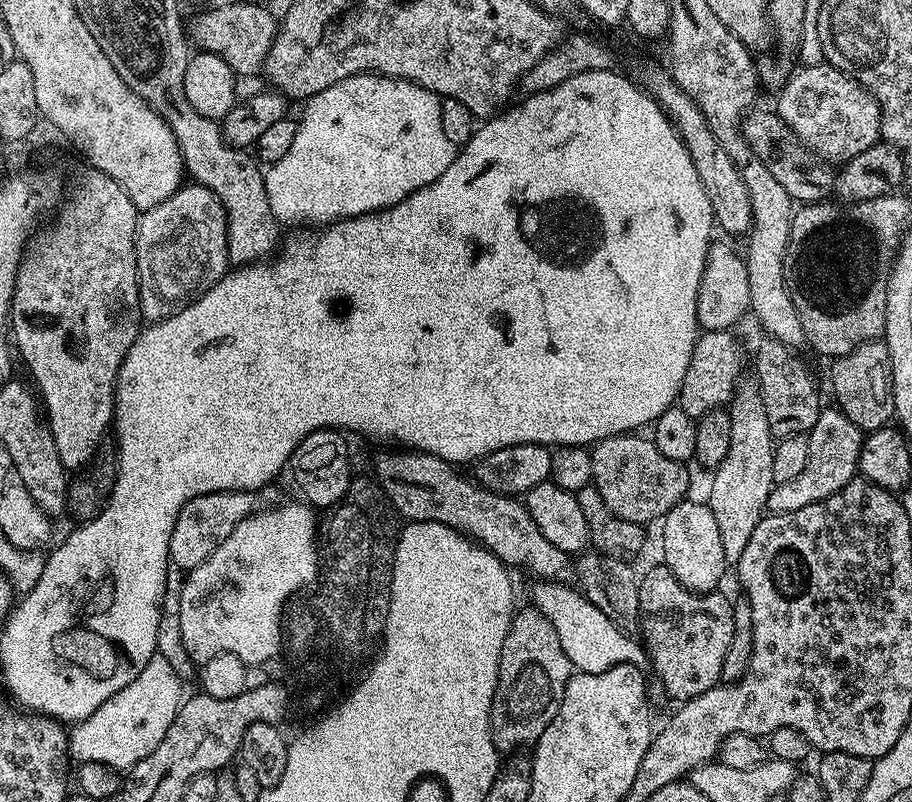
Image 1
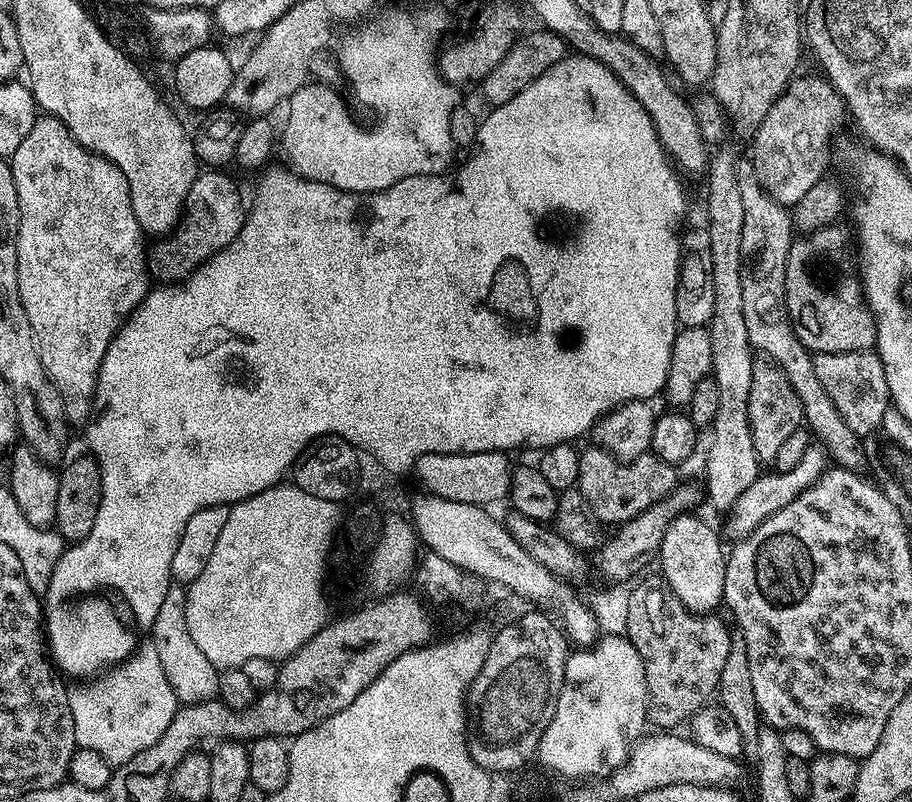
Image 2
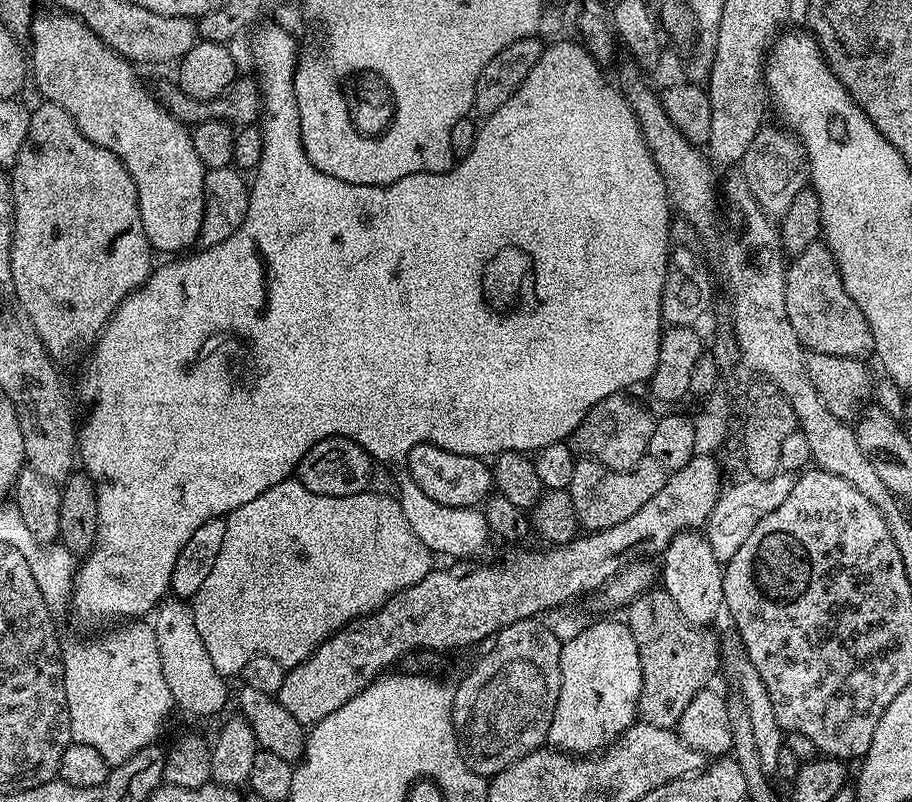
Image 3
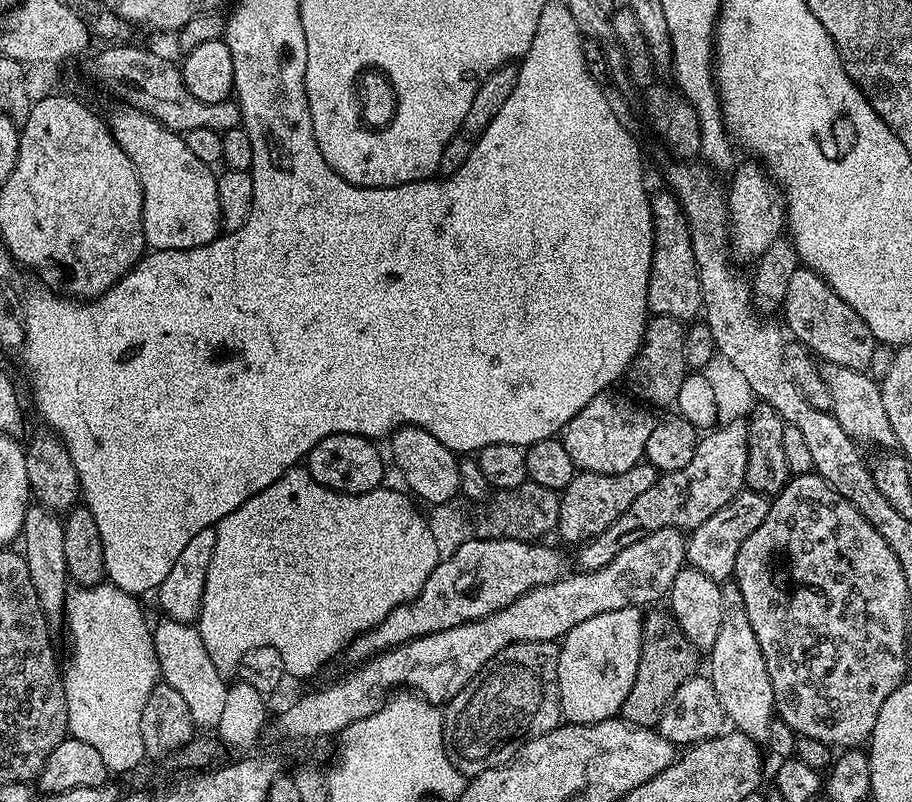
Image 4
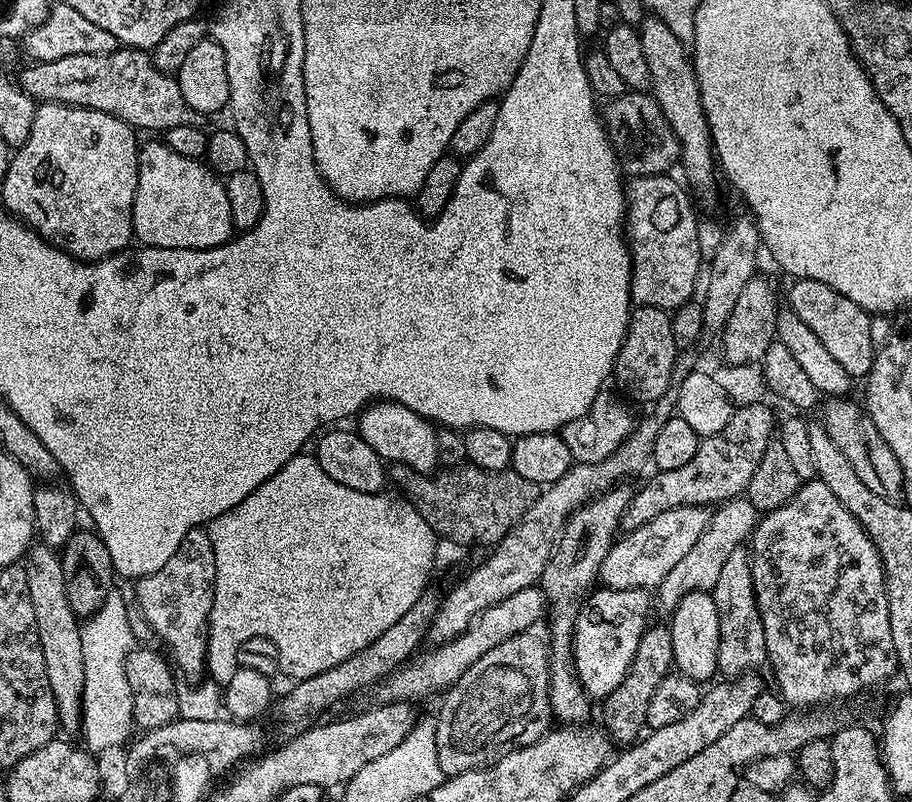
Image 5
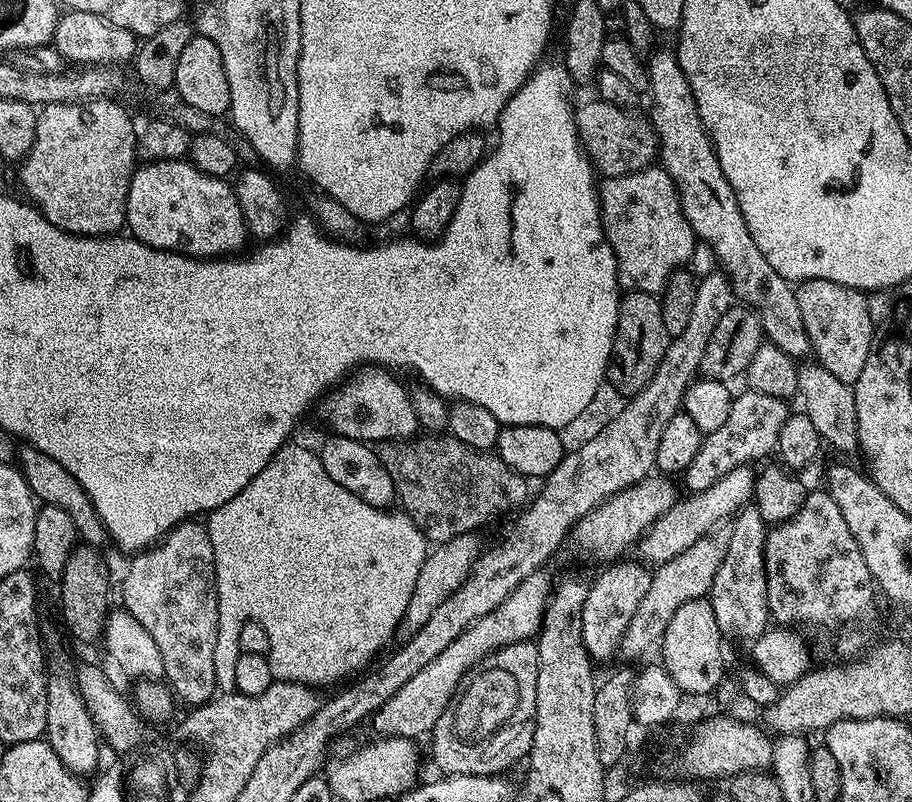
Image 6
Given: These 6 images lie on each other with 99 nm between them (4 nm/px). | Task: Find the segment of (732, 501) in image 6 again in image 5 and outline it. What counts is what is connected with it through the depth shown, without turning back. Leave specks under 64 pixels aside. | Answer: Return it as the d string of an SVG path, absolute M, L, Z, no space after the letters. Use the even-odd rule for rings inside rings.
M678 506L674 510L666 510L658 514L650 522L638 526L632 532L624 532L613 543L612 549L600 567L599 583L605 588L646 588L659 589L660 583L690 554L694 542L702 538L712 520L712 512L705 506Z

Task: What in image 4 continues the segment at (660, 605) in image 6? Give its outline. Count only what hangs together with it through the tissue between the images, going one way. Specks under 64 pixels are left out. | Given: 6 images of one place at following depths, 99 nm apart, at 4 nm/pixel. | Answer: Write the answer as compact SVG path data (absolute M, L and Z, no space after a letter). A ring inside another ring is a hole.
M751 490L740 491L726 506L722 506L714 514L710 514L710 518L706 518L706 522L691 529L686 540L687 563L691 567L702 570L702 574L706 574L718 582L727 581L735 573L738 550L742 546L742 542L746 542L746 538L750 534L754 534L754 530L758 530L758 526L762 526L768 513L769 503L767 495Z

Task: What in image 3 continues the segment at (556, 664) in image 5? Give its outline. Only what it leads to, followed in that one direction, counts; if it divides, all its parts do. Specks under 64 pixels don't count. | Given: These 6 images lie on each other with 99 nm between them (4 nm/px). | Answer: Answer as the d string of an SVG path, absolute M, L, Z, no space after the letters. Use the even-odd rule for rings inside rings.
M580 458L574 466L574 478L566 491L572 496L577 521L583 527L585 524L585 529L599 530L622 522L622 518L630 518L630 514L635 514L644 503L654 498L654 494L658 494L658 490L662 490L668 478L666 469L651 458L640 460L628 472L616 472L597 460Z

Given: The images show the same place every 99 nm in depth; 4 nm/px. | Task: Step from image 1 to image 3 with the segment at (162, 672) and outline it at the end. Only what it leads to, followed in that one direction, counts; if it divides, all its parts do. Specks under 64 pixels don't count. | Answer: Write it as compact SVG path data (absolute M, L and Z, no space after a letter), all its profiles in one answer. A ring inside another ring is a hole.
M136 618L109 628L112 629L89 644L80 640L65 643L62 655L72 739L94 746L109 766L115 766L134 758L138 750L157 743L156 735L168 711L173 711L174 703L162 674L153 625Z

